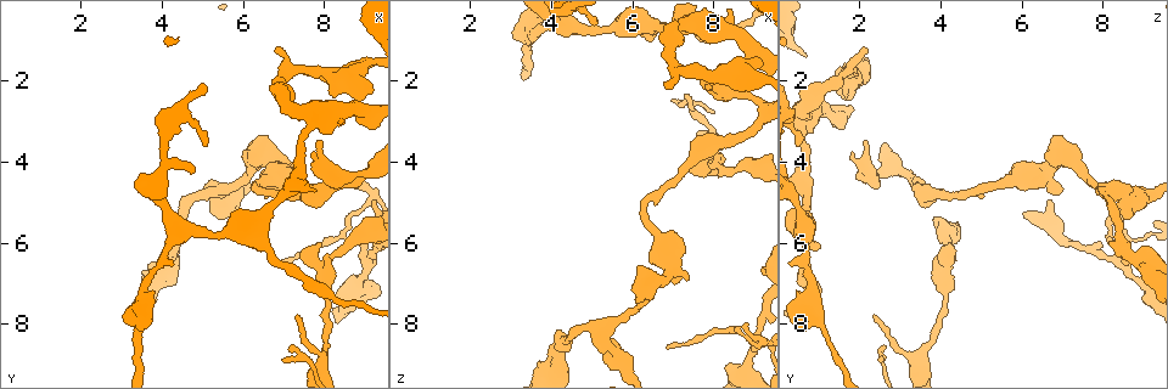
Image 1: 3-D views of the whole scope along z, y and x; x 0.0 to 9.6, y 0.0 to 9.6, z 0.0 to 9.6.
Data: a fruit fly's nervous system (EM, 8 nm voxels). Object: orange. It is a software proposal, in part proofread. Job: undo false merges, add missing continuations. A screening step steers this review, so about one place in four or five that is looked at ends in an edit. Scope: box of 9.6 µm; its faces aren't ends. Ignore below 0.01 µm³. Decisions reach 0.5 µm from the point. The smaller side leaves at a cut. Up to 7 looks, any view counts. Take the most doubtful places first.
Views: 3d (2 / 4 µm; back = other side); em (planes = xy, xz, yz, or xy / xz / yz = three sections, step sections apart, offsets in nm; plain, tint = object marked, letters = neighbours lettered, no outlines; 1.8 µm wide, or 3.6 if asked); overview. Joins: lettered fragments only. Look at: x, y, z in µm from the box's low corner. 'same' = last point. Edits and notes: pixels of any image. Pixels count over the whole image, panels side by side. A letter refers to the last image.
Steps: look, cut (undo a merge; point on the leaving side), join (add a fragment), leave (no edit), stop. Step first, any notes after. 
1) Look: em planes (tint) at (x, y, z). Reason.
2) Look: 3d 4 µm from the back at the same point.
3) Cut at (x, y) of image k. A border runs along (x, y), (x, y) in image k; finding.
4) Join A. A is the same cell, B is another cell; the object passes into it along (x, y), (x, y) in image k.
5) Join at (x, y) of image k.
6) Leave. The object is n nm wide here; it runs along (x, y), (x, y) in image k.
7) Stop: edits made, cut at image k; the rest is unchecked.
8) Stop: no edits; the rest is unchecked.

Look: em planes (letters) at (5.35, 4.75, 8.15). Four-way junction.

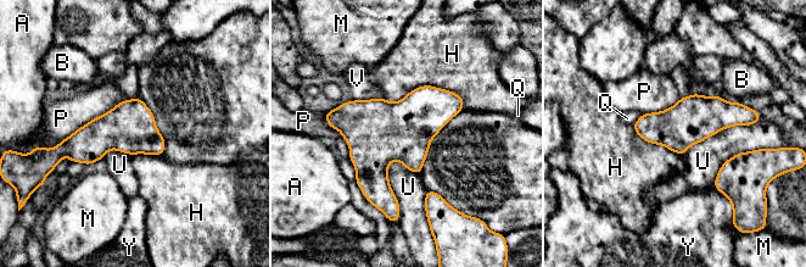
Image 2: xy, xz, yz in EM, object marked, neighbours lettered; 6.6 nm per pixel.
Leave. The longest contact is with P, 550 nm; A, B, H, M, P, Q, U, V and Y are other cells; a border runs along (393, 160), (388, 183), (399, 220) in image 2; all the same cell.

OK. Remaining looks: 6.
Look: em yz step 8 (tint) at (8.05, 6.45, 4.05). Sharp bend.

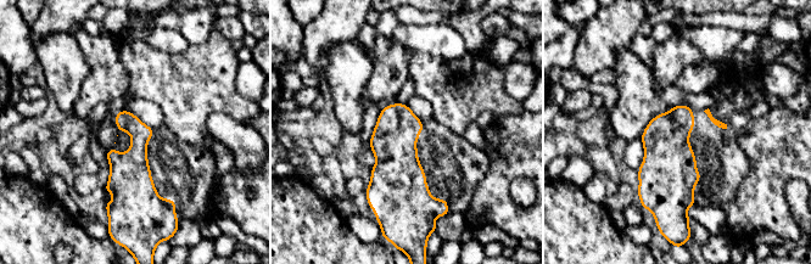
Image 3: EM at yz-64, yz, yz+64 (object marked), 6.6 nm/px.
Look: em planes (letters) at the same point.

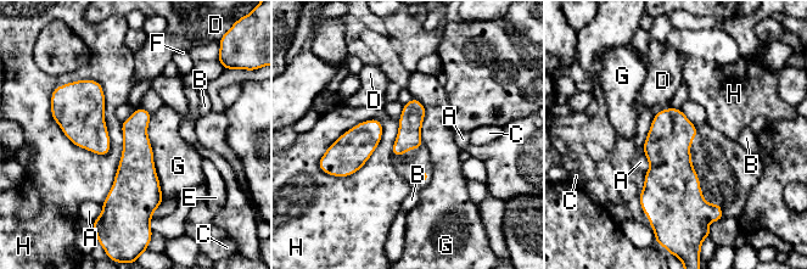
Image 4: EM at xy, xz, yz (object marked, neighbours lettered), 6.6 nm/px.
Leave. A, B, C, D, E, F, G and H are other cells; a border runs along (72, 80), (101, 87), (104, 156) in image 4; one cell here.

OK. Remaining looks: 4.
Look: em planes (tint) at (4.45, 5.75, 0.65). Thick turns thin.

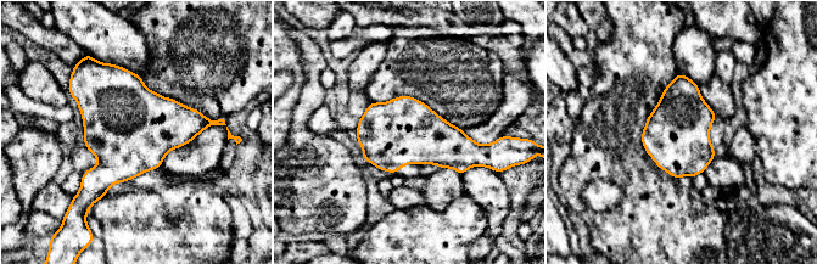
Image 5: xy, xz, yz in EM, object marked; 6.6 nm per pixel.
Look: em planes (letters) at the same point.

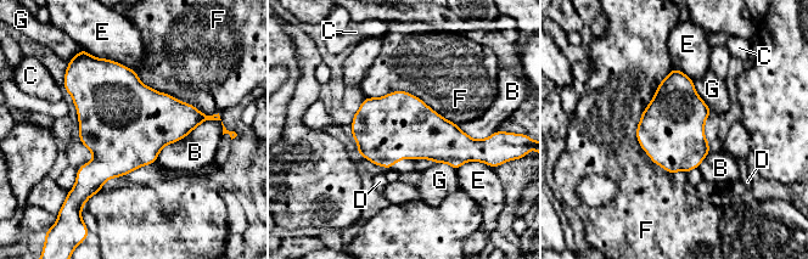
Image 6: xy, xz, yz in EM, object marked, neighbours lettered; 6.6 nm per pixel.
Leave. The object is 440 nm wide here; B, C, D, E, F and G are other cells; all the same cell.

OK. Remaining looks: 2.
Stop: no edits; the rest is unchecked.

